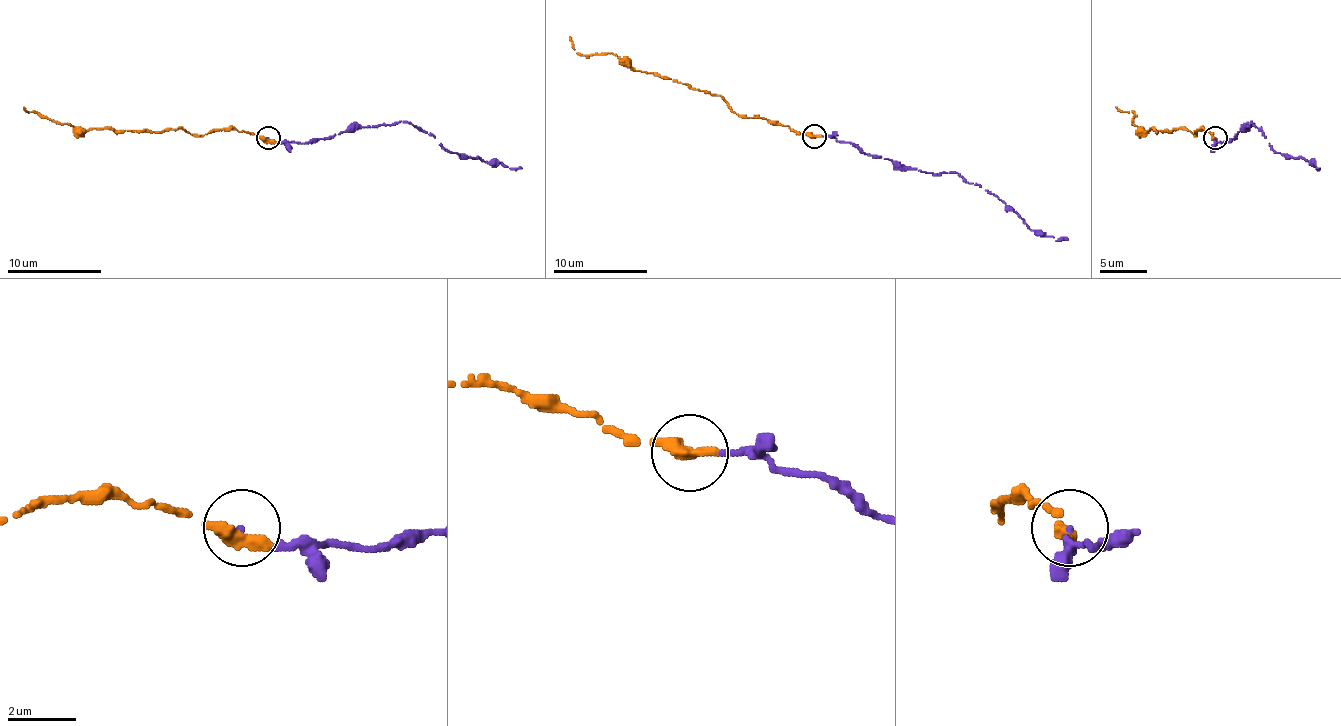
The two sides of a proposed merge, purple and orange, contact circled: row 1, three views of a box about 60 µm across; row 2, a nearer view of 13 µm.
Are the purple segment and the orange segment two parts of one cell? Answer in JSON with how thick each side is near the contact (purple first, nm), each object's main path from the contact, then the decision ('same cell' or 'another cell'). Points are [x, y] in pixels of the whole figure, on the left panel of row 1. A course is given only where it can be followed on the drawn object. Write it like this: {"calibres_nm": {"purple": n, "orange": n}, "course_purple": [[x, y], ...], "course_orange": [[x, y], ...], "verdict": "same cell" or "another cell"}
{"calibres_nm": {"purple": 90, "orange": 480}, "course_purple": [[267, 138], [288, 143], [314, 143], [359, 126], [410, 121], [450, 152], [495, 161], [511, 168], [521, 166]], "course_orange": [[267, 138], [220, 129], [192, 136], [173, 129], [75, 131], [68, 124], [23, 107]], "verdict": "same cell"}

